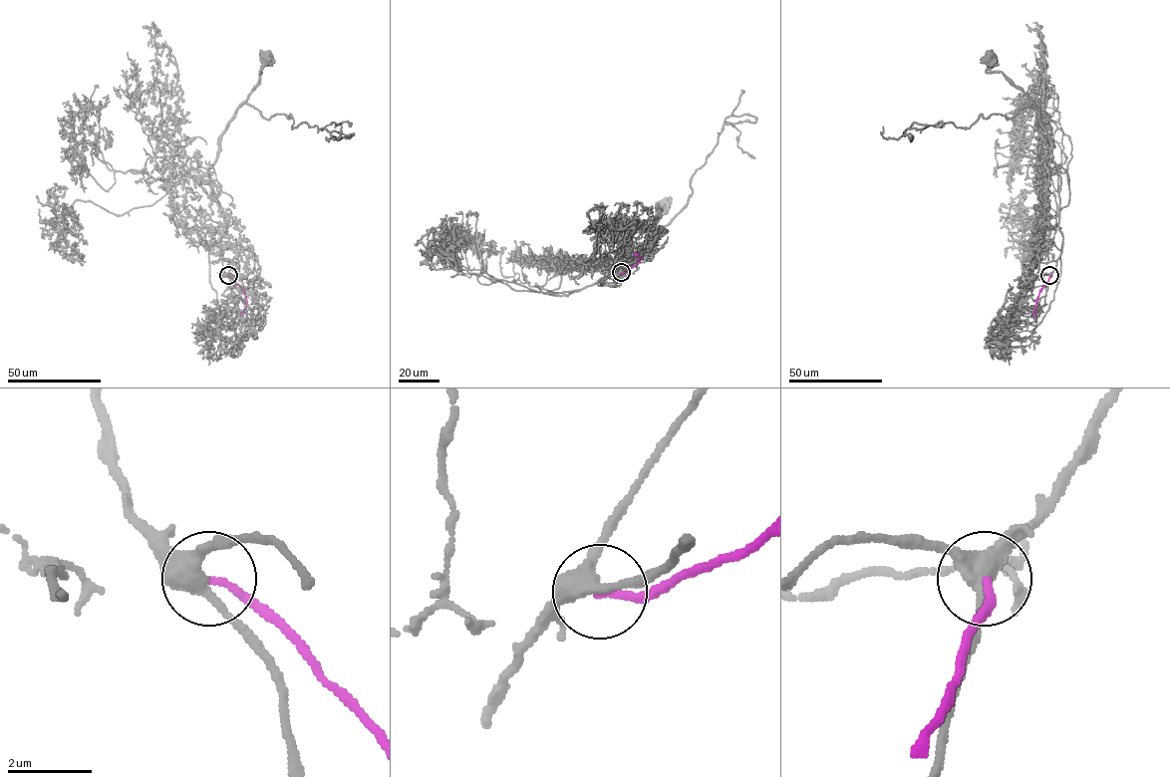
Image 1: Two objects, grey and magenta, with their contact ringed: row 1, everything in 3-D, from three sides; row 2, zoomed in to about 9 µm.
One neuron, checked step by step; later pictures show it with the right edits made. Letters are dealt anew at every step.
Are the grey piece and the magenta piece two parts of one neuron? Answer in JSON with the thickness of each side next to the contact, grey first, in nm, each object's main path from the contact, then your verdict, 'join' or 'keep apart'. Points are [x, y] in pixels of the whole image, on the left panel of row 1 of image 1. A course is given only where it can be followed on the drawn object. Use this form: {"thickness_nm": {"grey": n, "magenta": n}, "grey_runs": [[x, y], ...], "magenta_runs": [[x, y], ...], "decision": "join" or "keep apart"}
{"thickness_nm": {"grey": 360, "magenta": 170}, "grey_runs": [[227, 275], [220, 244], [226, 223], [210, 184], [209, 168], [222, 133], [259, 82], [266, 57]], "magenta_runs": [[228, 275], [244, 293], [245, 306], [241, 315]], "decision": "keep apart"}

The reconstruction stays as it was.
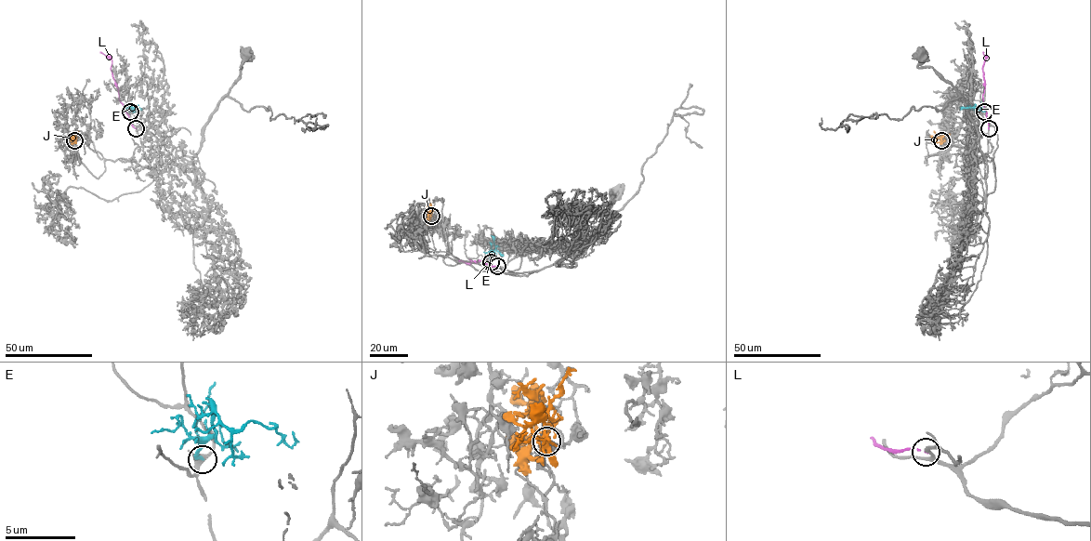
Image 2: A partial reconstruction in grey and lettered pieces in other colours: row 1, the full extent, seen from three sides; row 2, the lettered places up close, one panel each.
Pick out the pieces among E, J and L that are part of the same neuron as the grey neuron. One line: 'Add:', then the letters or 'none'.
Add: none

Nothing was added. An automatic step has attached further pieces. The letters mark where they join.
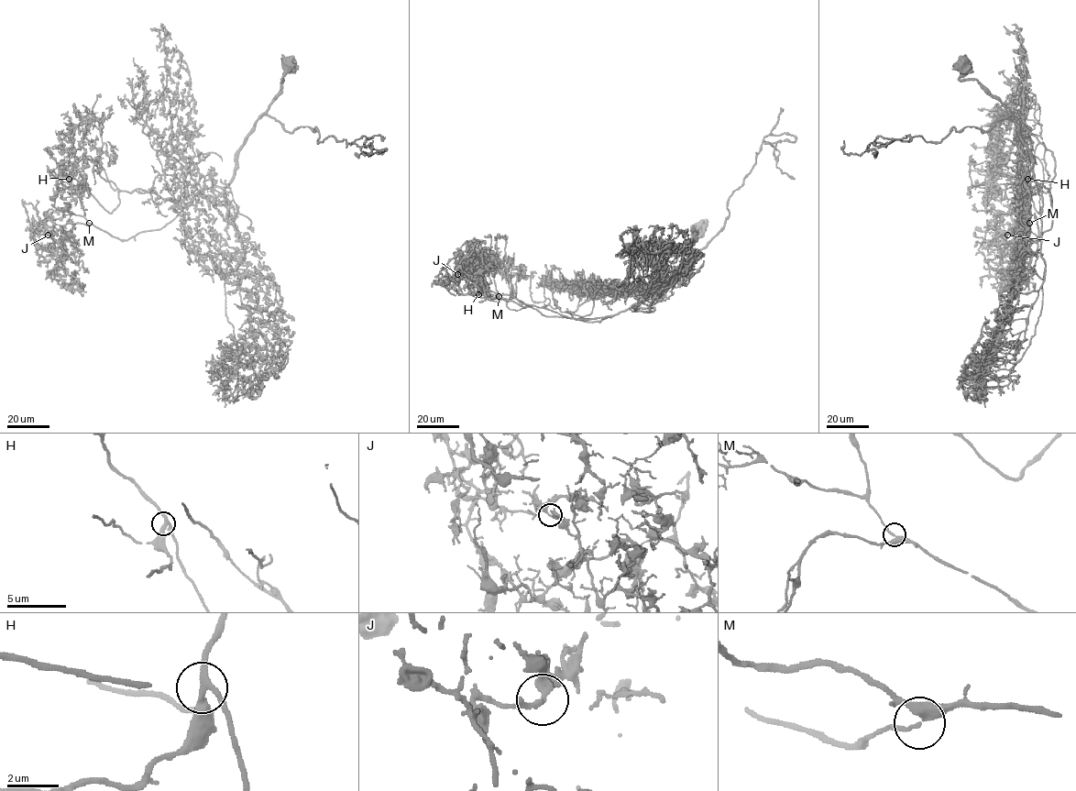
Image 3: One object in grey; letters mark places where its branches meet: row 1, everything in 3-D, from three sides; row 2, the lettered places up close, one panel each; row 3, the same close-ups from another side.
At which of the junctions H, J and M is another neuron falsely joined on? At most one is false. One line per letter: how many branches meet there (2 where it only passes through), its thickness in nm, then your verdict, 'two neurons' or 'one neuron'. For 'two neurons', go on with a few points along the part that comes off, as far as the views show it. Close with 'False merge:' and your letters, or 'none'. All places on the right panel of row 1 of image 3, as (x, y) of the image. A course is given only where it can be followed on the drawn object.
H: 3 branches meet; 260 nm thick; one neuron
J: 3 branches meet; 280 nm thick; one neuron
M: 3 branches meet; 260 nm thick; one neuron
False merge: none

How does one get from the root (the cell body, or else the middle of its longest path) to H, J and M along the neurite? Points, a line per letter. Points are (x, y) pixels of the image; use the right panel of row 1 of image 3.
H: (962, 63), (960, 79), (1000, 102), (1048, 191), (1052, 225), (1039, 240), (1027, 228), (1027, 179)
J: (962, 63), (960, 79), (1000, 102), (1048, 191), (1051, 228), (1007, 235)
M: (962, 63), (960, 79), (1000, 102), (1048, 191), (1051, 228), (1038, 240), (1029, 223)

